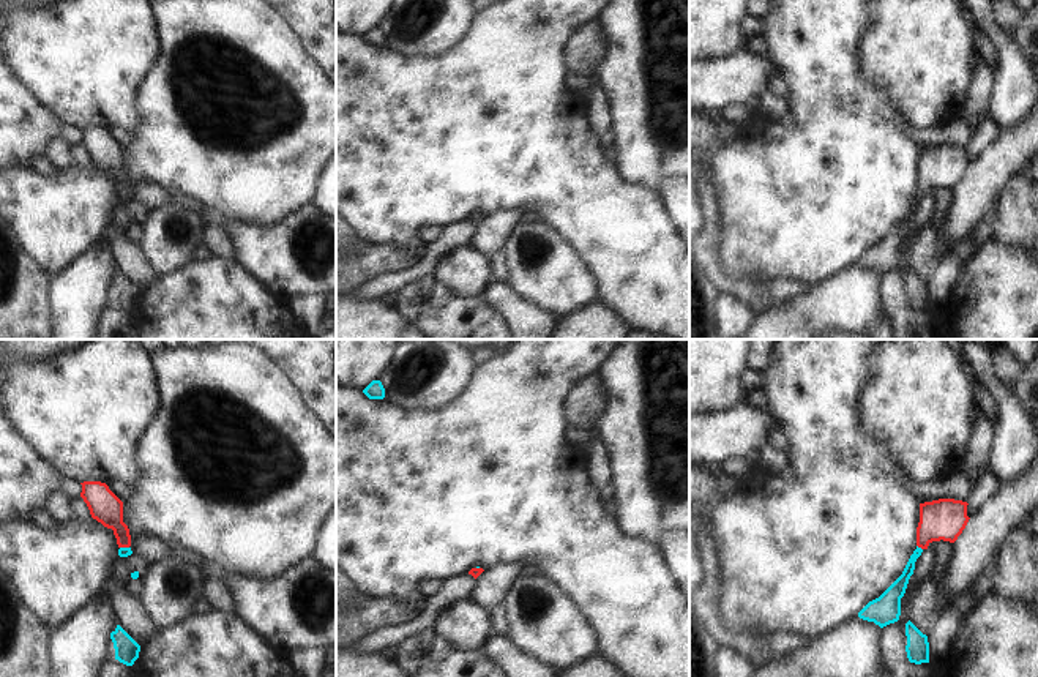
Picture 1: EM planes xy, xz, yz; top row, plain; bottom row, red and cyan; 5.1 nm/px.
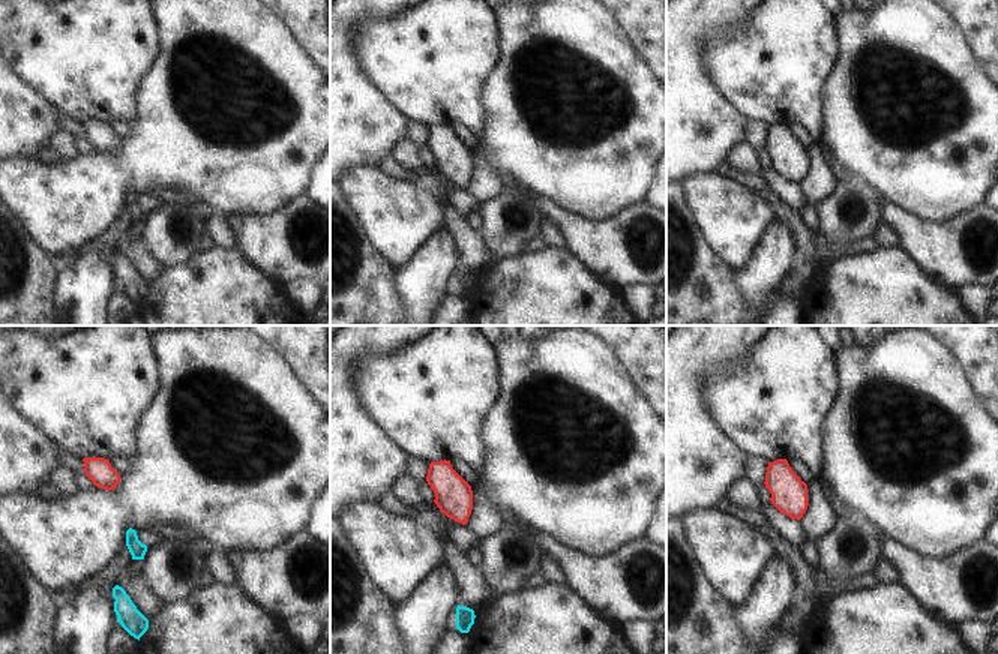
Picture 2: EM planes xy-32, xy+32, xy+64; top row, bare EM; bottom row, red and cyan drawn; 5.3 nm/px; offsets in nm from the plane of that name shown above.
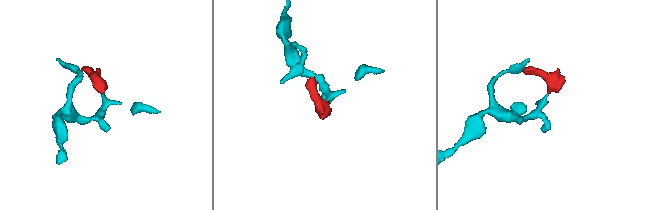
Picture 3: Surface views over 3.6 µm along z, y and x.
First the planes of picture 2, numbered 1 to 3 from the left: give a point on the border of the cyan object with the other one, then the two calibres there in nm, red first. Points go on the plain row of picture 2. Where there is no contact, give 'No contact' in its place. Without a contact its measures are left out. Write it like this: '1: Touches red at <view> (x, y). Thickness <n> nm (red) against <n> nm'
1: No contact
2: No contact
3: No contact

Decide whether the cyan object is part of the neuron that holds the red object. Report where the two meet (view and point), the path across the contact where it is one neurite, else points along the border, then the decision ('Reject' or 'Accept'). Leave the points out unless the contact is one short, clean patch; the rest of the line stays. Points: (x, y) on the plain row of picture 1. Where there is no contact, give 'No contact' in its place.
Touches red at yz (920, 193). Path across: yz (944, 166), (920, 193), (898, 234). Accept

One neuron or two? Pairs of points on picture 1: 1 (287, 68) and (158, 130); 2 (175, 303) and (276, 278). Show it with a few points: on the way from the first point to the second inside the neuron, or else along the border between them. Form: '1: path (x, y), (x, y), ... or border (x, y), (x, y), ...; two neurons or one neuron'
1: path (305, 117), (291, 134), (246, 155), (207, 147); one neuron
2: border (234, 258), (270, 291), (287, 300); two neurons

